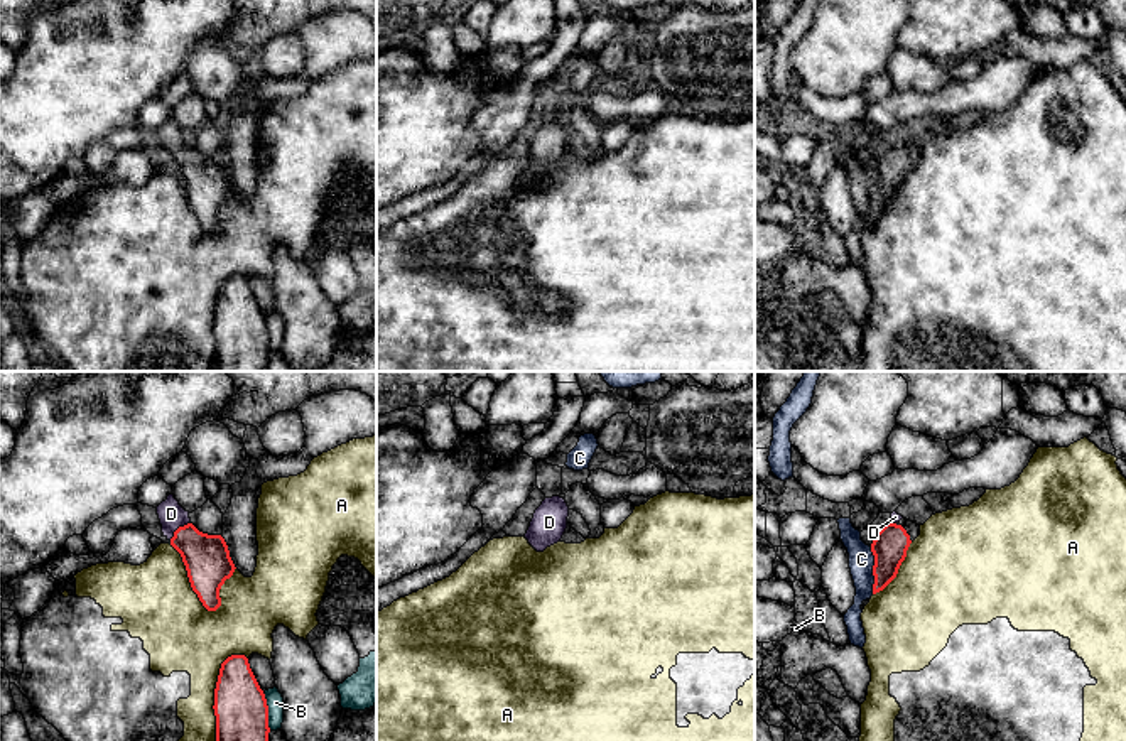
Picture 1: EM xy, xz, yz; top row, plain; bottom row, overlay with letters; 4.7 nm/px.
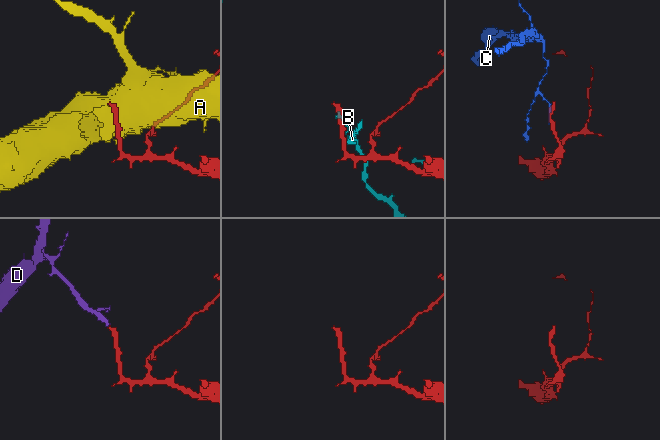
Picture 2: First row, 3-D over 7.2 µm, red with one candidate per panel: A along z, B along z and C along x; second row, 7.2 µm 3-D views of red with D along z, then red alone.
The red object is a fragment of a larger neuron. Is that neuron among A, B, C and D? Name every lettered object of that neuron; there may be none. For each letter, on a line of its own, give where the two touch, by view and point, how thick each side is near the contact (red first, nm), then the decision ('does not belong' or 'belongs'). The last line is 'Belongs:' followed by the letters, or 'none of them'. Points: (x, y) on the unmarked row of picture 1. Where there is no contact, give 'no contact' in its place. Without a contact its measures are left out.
A: xy (189, 203) | 220/360 nm | does not belong
B: xy (267, 333) | 260/80 nm | does not belong
C: yz (873, 193) | 170/120 nm | does not belong
D: xy (178, 151) | 220/120 nm | belongs
Belongs: D

